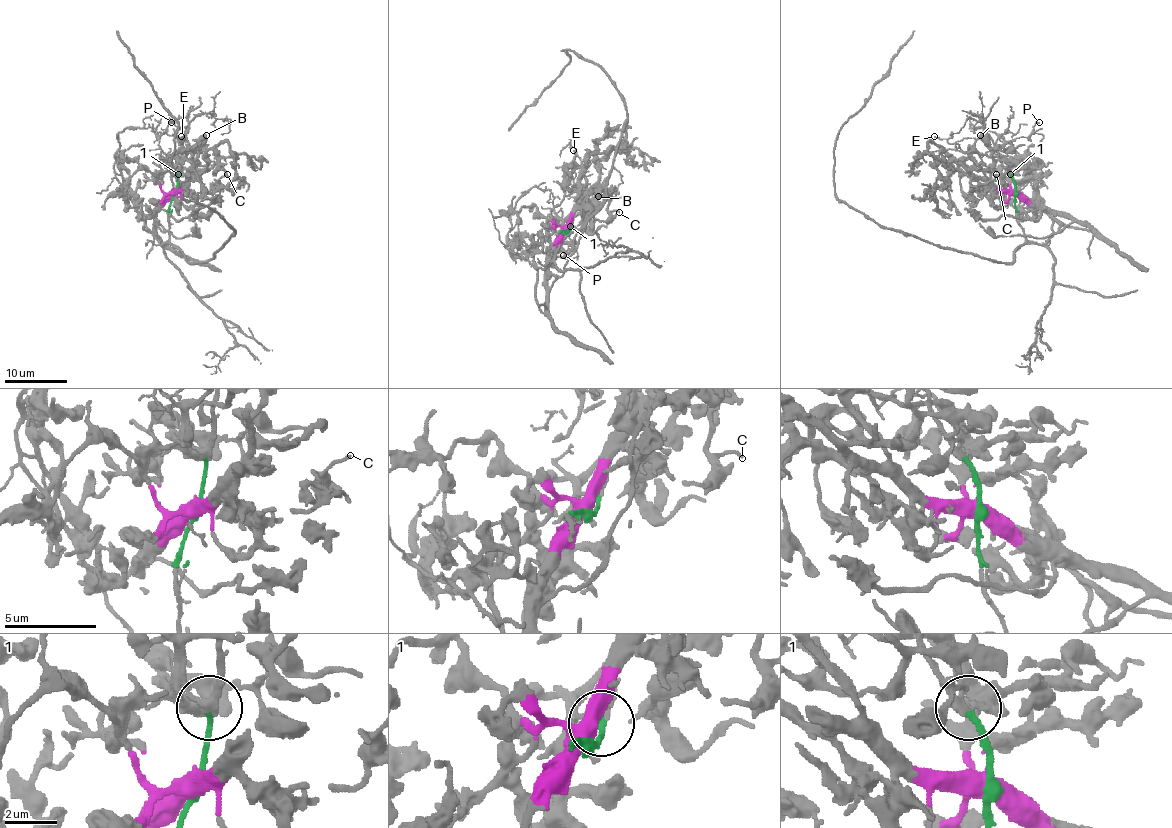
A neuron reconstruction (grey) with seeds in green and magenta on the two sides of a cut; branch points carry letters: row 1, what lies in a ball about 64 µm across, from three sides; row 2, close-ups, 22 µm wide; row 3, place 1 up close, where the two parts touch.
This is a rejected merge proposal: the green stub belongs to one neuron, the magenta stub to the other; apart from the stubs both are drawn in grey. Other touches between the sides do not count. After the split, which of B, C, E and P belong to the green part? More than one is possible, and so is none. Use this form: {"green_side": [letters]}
{"green_side": ["E", "P"]}

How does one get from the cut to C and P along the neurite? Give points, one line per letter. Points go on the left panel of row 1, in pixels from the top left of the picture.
C: (173, 192), (187, 180), (197, 177), (212, 192), (216, 181), (227, 174)
P: (173, 192), (181, 147), (176, 137), (183, 134), (172, 122)

